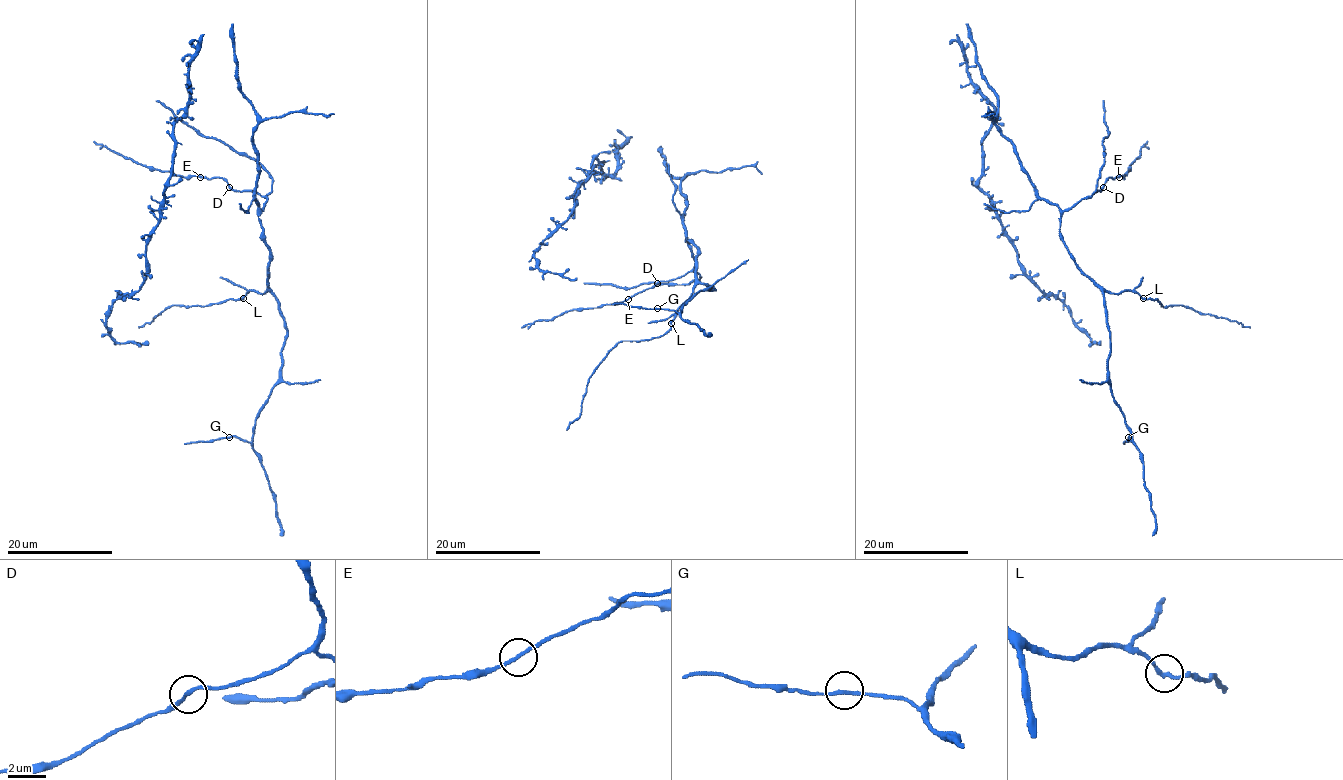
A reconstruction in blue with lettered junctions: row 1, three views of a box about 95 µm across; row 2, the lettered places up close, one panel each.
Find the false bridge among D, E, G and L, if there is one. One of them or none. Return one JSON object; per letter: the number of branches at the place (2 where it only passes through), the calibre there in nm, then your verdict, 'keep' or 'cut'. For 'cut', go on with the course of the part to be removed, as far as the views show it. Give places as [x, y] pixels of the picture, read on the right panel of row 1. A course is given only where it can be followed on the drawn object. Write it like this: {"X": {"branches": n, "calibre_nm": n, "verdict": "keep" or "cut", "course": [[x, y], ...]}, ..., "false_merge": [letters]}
{"D": {"branches": 2, "calibre_nm": 190, "verdict": "keep"}, "E": {"branches": 2, "calibre_nm": 190, "verdict": "keep"}, "G": {"branches": 2, "calibre_nm": 190, "verdict": "keep"}, "L": {"branches": 2, "calibre_nm": 190, "verdict": "keep"}, "false_merge": []}

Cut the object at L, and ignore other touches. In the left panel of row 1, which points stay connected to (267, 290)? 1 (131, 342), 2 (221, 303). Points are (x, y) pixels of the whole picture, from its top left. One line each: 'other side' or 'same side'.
1: same side
2: other side

